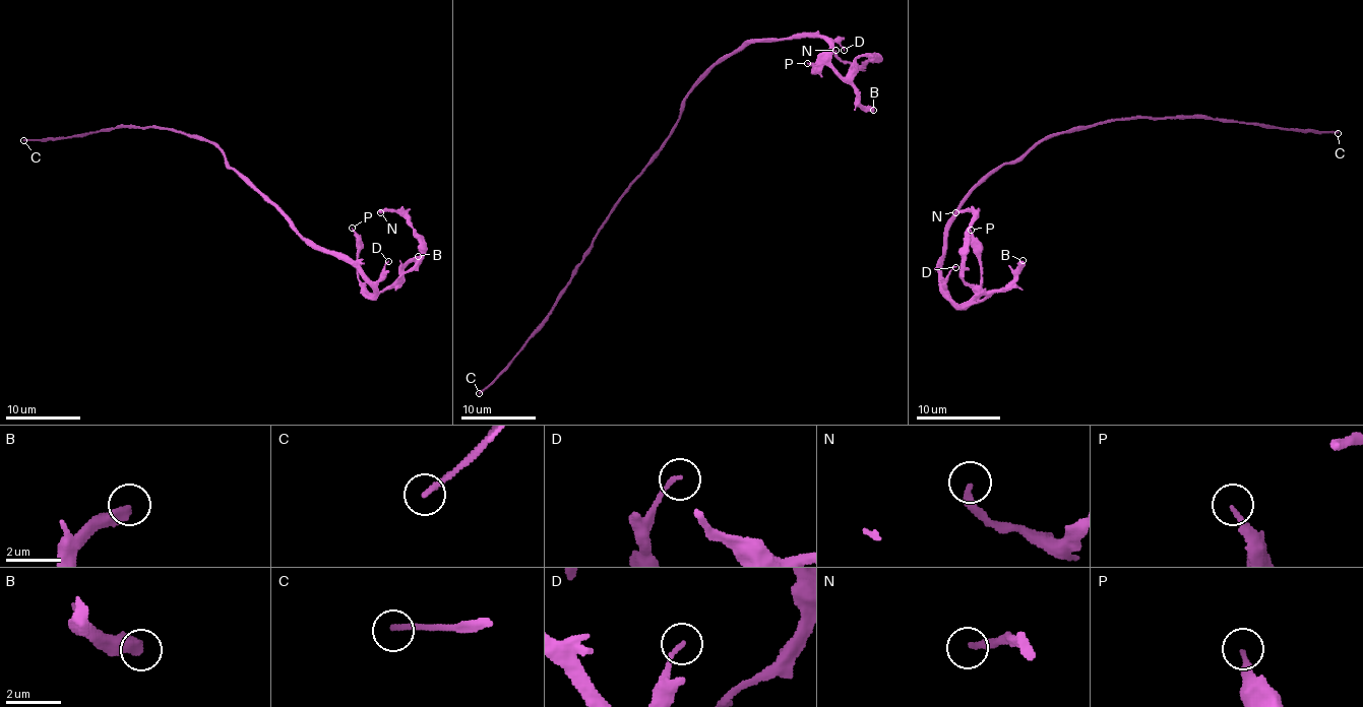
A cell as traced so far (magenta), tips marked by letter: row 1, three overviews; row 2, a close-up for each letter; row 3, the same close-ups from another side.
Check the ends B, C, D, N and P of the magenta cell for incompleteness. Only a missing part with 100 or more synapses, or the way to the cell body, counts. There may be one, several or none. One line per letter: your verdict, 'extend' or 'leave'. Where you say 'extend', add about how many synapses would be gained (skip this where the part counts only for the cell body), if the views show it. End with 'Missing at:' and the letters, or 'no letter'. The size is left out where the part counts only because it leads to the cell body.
B: leave
C: extend; about 300 synapses
D: leave
N: leave
P: leave
Missing at: C

